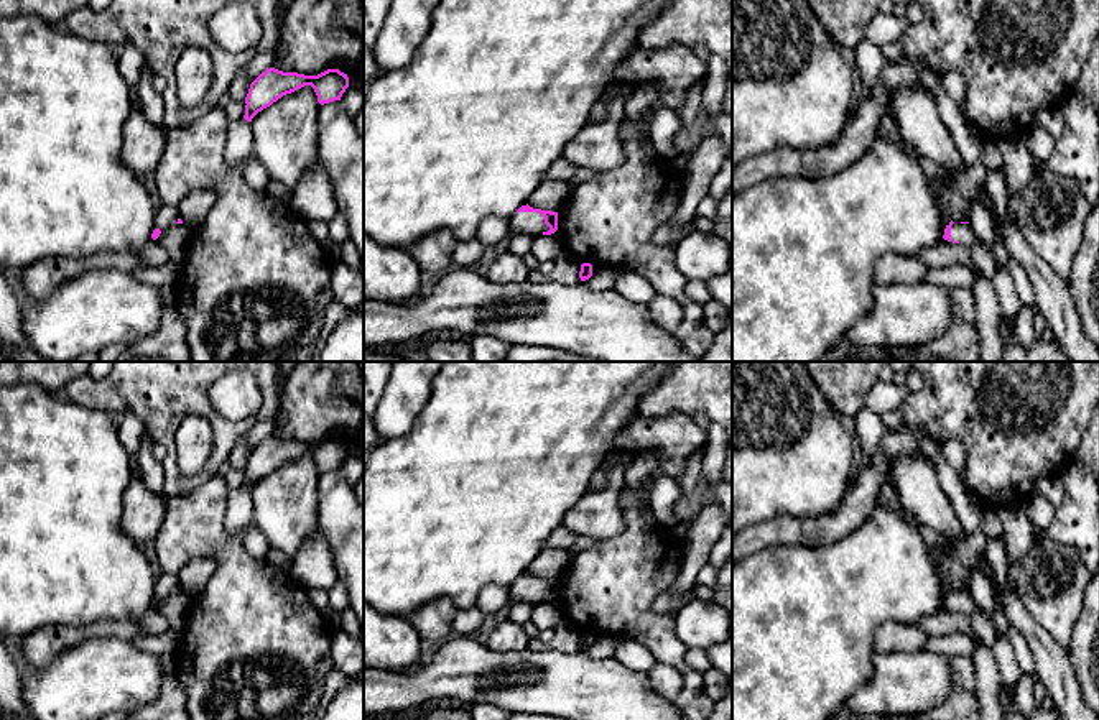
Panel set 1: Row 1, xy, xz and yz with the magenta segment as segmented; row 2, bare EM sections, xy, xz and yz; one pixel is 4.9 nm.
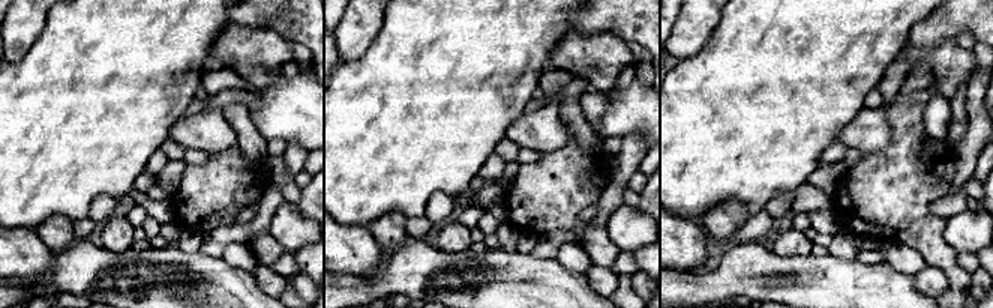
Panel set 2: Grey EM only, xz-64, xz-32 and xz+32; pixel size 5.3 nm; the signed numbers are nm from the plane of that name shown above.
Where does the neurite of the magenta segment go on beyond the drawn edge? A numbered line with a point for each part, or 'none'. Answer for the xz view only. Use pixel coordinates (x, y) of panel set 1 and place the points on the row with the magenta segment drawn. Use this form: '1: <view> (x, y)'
1: xz (533, 224)

